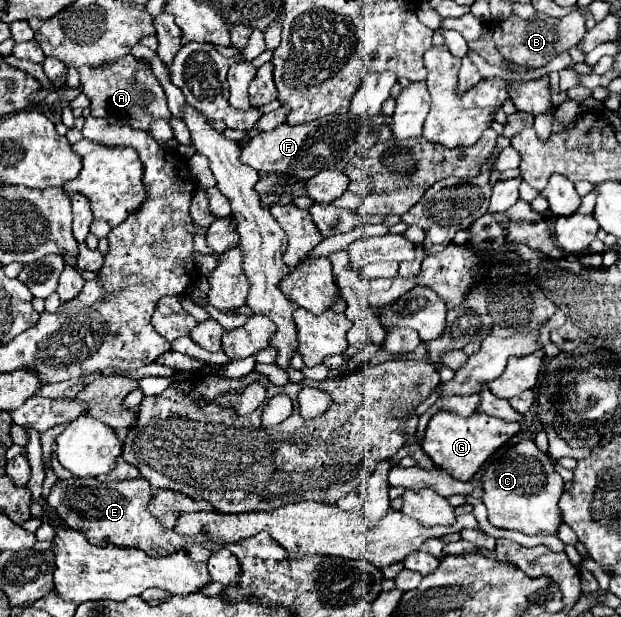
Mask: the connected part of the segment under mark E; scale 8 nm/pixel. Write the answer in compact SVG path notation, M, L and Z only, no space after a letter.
M71 477L59 479L47 497L53 511L73 529L85 533L87 541L95 545L115 545L129 549L143 549L155 557L175 553L183 549L185 537L177 535L173 529L163 529L159 521L147 511L153 491L145 479L129 479L121 483L101 483L93 477Z

